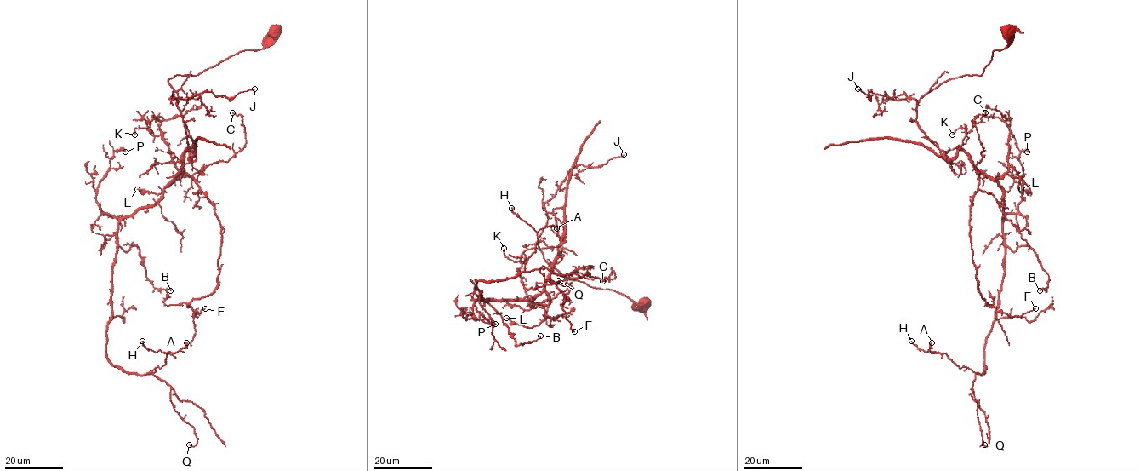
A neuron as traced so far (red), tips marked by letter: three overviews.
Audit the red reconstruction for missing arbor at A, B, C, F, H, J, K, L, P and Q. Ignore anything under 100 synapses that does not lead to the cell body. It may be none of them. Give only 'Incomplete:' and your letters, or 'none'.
Incomplete: none

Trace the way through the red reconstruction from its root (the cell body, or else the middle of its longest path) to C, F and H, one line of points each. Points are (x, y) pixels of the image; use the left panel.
C: (276, 30), (269, 46), (168, 80), (195, 155), (185, 150), (183, 169), (195, 180), (244, 146), (232, 112)
F: (276, 30), (269, 46), (168, 80), (195, 155), (183, 169), (220, 227), (217, 288), (187, 305), (205, 308)
H: (276, 30), (269, 46), (168, 80), (195, 155), (119, 222), (107, 358), (154, 373), (168, 353), (142, 341)

